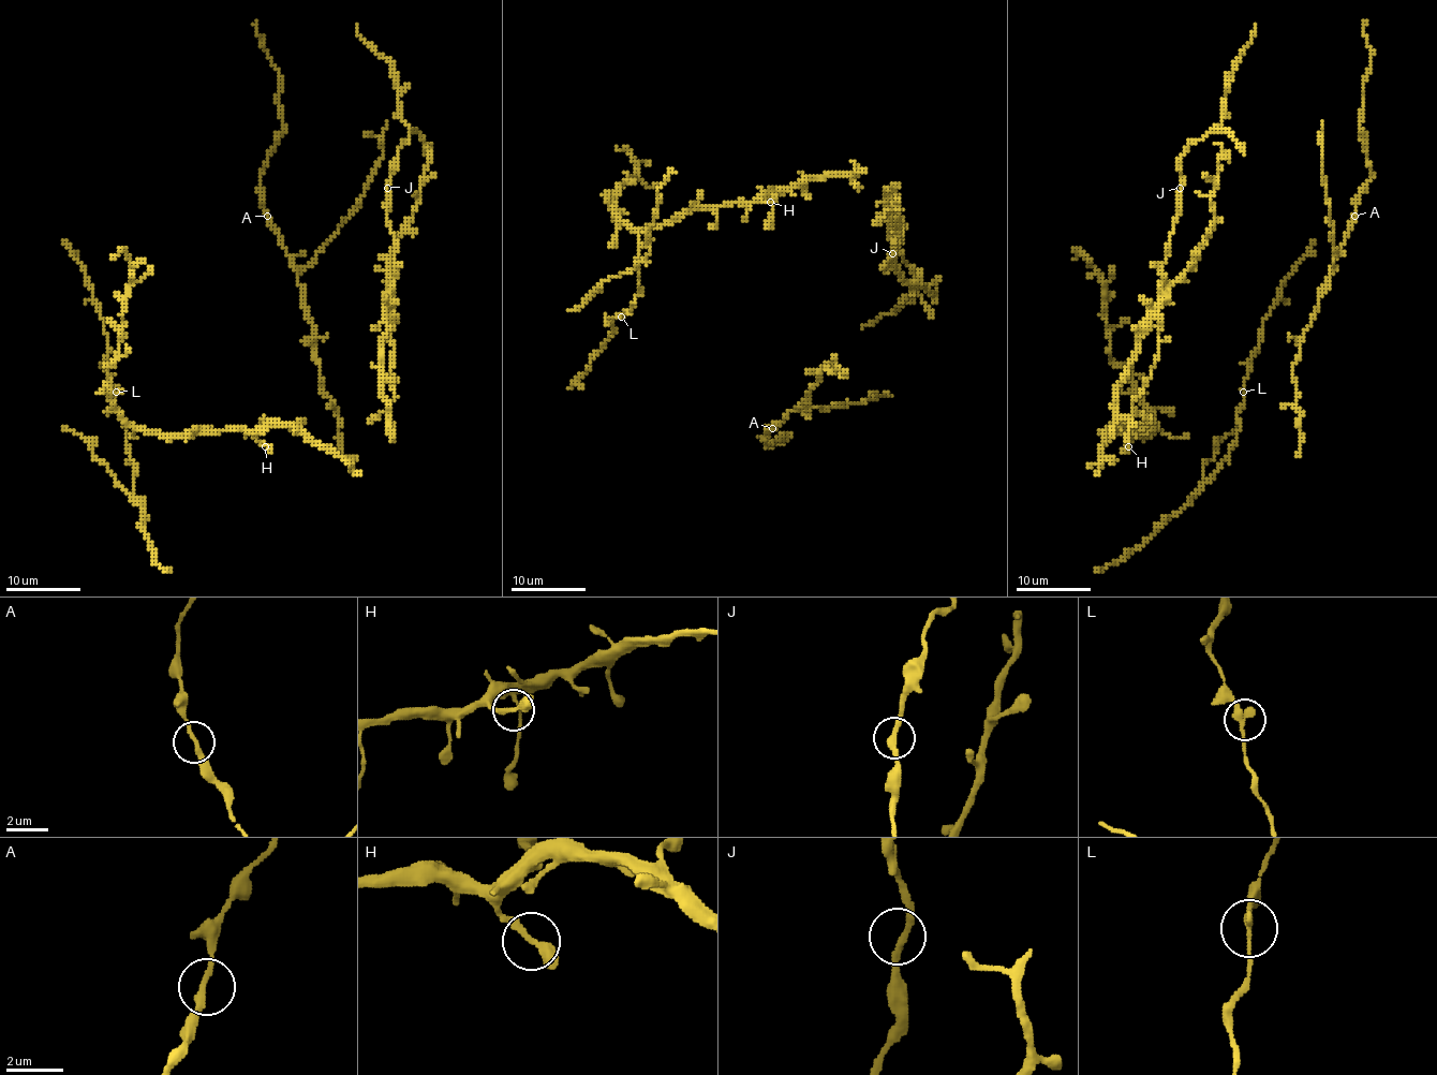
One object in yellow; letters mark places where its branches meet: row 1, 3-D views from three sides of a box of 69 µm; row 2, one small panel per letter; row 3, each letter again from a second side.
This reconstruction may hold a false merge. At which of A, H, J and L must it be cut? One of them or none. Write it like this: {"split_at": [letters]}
{"split_at": []}

